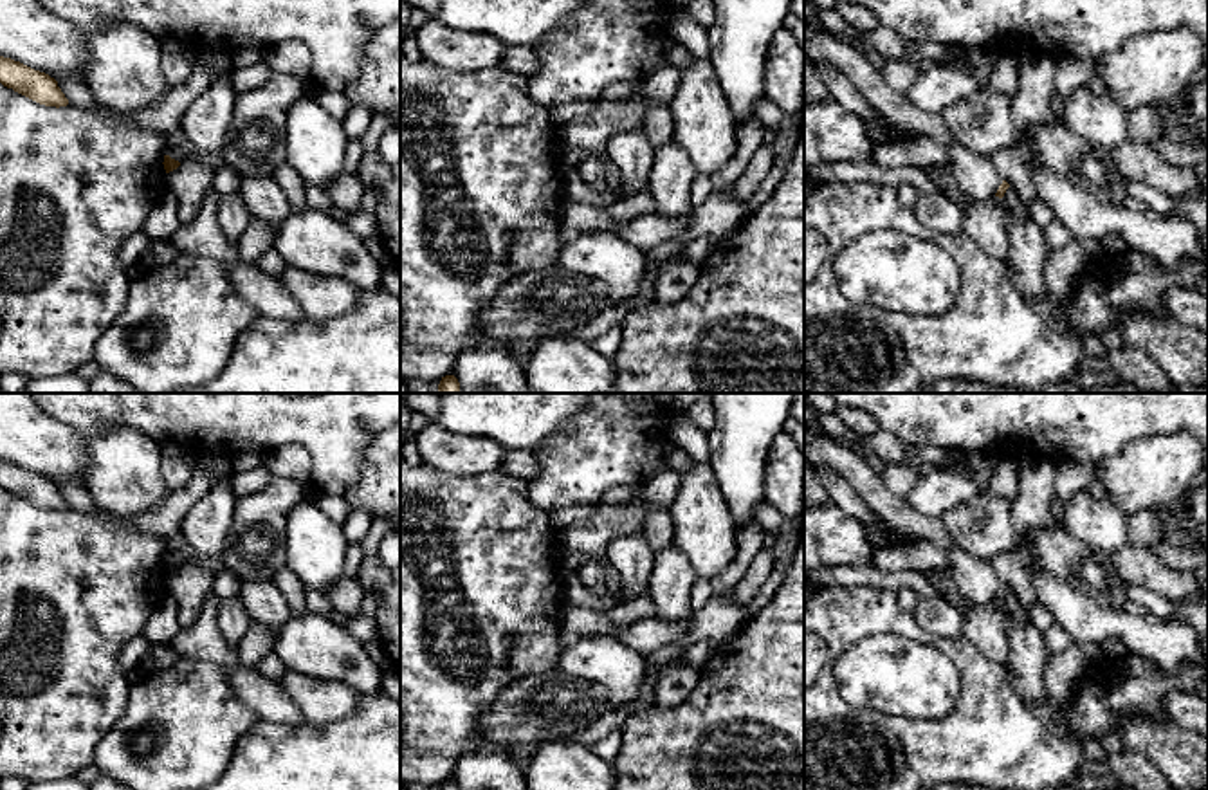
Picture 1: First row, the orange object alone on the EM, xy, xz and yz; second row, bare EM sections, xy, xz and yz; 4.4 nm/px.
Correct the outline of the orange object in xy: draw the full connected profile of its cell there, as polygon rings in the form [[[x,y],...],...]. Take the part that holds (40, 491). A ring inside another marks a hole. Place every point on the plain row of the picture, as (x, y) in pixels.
[[[0,460],[0,487],[45,510],[69,509],[54,482],[11,462]]]

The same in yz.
[[[1002,584],[993,602],[975,606],[966,617],[961,633],[984,657],[999,664],[1004,664],[1010,653],[1010,638],[1002,624],[1002,601],[1008,592],[1010,588]]]

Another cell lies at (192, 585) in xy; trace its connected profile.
[[[182,565],[177,574],[168,577],[168,593],[178,604],[177,628],[191,628],[197,622],[204,601],[213,595],[213,577],[197,565]]]

